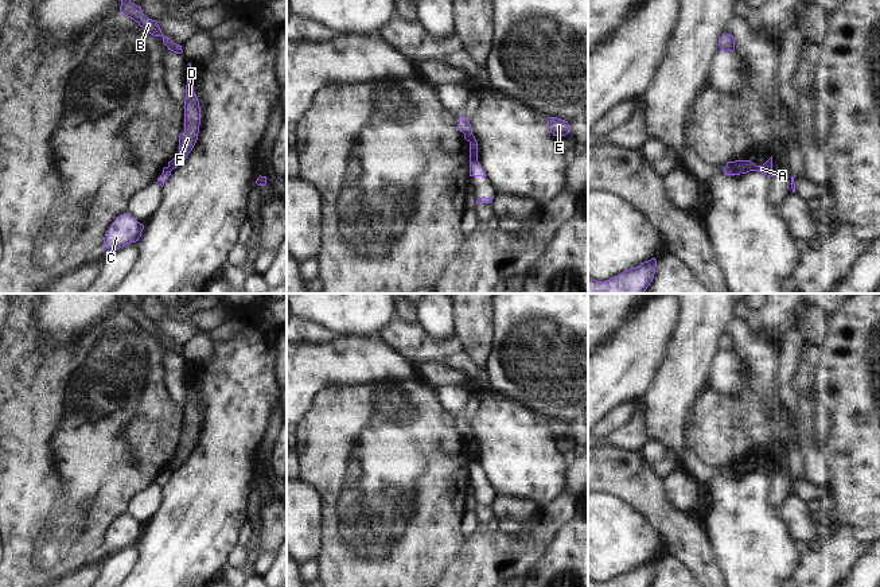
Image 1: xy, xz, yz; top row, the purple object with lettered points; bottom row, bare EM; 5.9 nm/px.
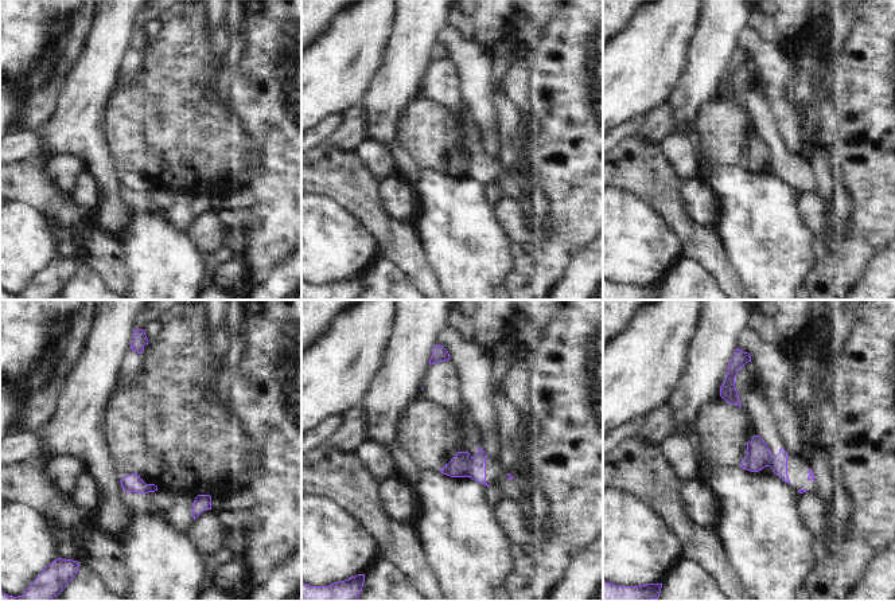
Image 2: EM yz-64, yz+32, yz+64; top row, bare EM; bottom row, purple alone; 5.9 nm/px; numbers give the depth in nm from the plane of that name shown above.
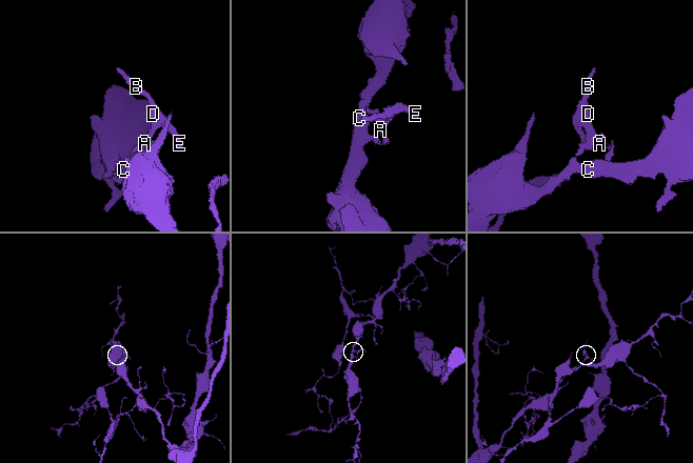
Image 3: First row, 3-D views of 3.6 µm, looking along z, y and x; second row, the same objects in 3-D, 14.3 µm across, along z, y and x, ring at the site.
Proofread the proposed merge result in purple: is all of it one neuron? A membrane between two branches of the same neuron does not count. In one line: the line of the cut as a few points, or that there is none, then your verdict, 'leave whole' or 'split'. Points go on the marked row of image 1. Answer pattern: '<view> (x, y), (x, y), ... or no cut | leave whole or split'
xz (472, 135), (468, 140) | split

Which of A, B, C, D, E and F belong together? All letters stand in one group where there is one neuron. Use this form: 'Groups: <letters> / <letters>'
Groups: A B D E F / C

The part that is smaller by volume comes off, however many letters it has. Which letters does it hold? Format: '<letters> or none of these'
A, B, D, E, F

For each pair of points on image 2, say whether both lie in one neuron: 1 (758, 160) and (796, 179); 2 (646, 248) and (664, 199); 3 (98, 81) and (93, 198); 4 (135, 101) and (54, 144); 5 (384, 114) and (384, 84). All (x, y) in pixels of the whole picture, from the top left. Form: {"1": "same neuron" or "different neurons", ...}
{"1": "same neuron", "2": "different neurons", "3": "different neurons", "4": "different neurons", "5": "same neuron"}

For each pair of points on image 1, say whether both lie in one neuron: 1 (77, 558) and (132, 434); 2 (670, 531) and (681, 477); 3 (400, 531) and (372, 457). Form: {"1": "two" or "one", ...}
{"1": "one", "2": "two", "3": "one"}

